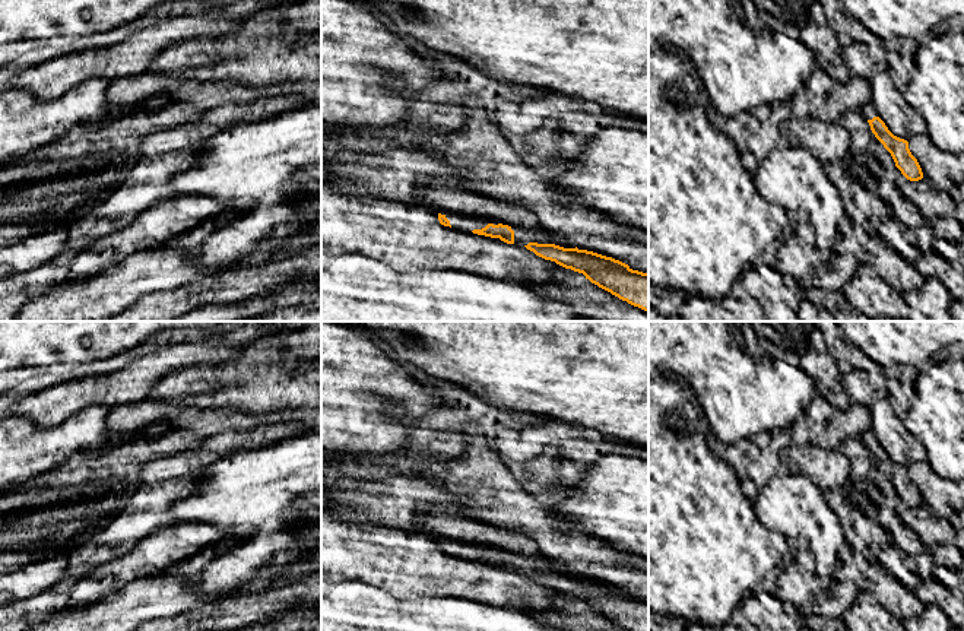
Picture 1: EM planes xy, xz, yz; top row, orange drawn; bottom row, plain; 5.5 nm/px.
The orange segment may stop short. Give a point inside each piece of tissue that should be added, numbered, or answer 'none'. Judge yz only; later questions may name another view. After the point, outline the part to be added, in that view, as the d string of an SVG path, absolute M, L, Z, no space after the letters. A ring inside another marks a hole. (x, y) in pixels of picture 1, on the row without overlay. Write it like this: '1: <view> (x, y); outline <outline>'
1: yz (868, 437); outline M868 429L866 432L863 432L860 438L866 447L872 447L873 444L878 444L878 440L875 434L872 432L872 429Z

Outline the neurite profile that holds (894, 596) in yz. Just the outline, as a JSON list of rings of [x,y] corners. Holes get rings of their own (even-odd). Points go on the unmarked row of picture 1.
[[[854,554],[853,575],[887,611],[901,621],[919,616],[925,609],[914,590],[904,586],[878,561],[869,561],[862,554]]]

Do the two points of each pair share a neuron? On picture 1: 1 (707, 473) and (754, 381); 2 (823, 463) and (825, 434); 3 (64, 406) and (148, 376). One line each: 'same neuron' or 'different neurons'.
1: different neurons
2: different neurons
3: same neuron

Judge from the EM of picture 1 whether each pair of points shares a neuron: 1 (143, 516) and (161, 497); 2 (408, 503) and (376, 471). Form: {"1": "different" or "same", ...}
{"1": "same", "2": "different"}

